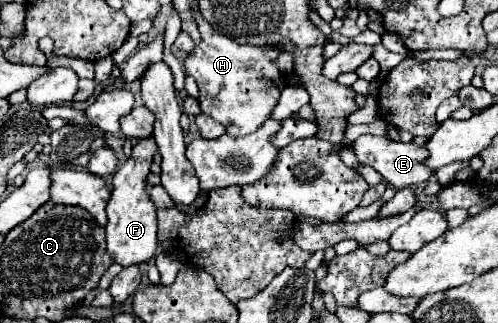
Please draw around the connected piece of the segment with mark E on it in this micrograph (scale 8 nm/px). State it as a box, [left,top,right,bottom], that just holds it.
[354,135,432,189]

